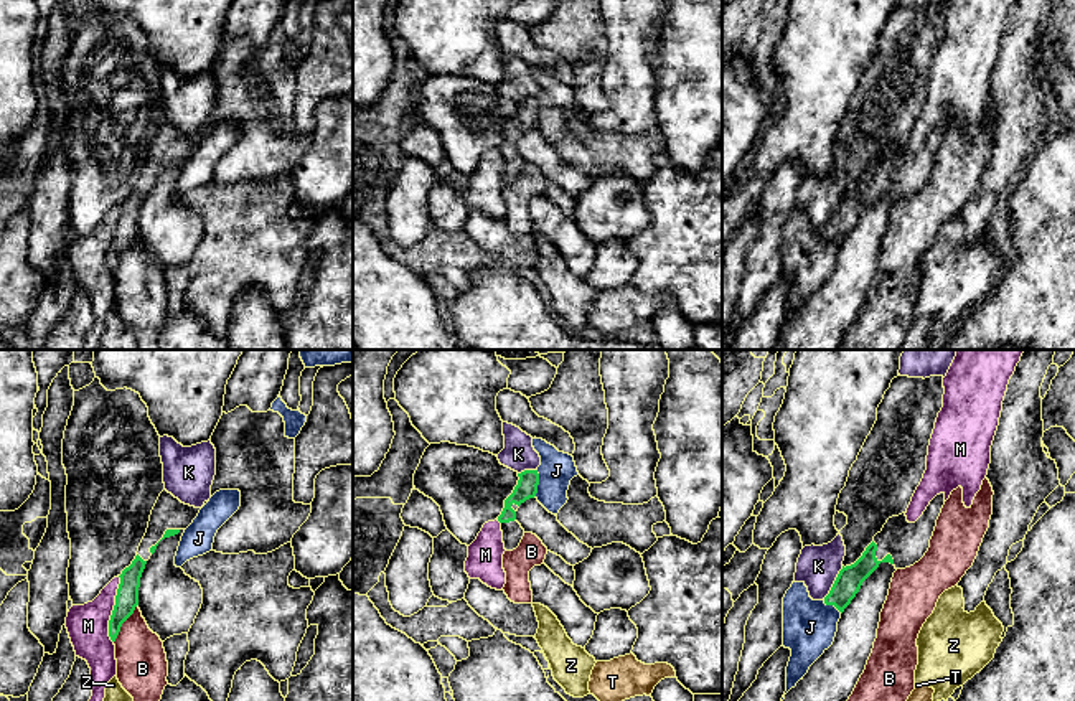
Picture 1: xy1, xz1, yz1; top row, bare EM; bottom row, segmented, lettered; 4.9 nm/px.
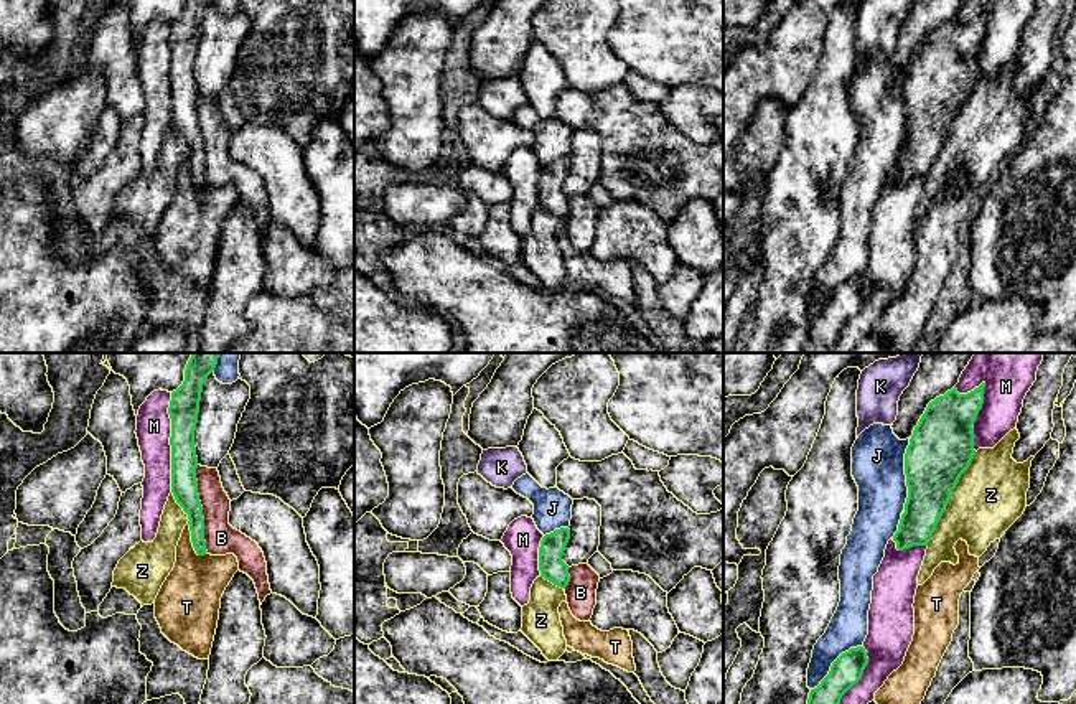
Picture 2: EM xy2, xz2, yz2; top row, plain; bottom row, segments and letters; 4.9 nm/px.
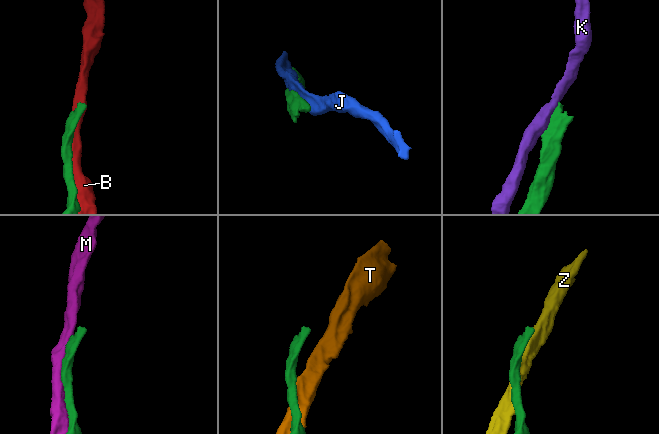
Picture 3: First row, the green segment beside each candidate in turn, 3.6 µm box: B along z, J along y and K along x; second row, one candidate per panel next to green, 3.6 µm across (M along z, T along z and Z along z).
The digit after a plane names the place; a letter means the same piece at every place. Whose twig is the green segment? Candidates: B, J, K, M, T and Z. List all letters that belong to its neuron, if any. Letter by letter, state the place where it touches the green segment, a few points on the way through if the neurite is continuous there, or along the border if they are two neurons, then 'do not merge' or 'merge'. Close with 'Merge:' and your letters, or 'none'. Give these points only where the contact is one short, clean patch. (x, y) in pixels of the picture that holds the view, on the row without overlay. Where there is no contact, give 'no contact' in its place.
B: meets green in xy2 at (201, 139); do not merge
J: meets green in yz2 at (905, 104); do not merge
K: meets green in yz1 at (835, 213); do not merge
M: meets green in yz2 at (976, 46); do not merge
T: meets green in xy2 at (191, 172); do not merge
Z: meets green in yz2 at (949, 129); do not merge
Merge: none

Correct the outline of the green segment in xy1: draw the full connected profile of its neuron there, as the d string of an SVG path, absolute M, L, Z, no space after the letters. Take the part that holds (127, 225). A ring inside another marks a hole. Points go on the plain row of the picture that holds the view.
M163 120L152 140L147 163L138 176L137 186L129 198L122 201L115 226L115 236L109 251L109 267L115 272L122 254L138 236L140 208L147 191L155 183L158 173L165 168L186 160L198 147L201 139L181 134L171 124Z

